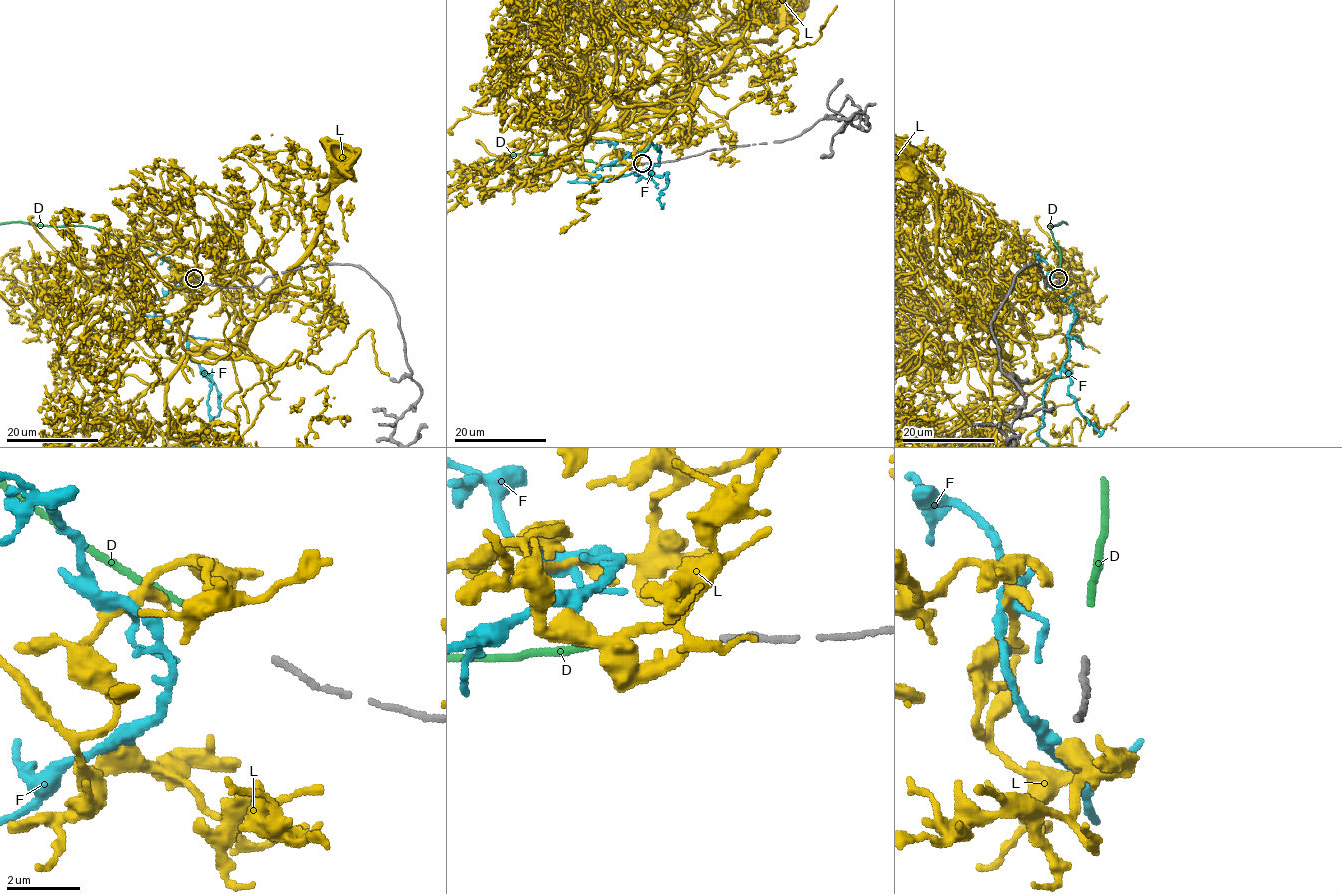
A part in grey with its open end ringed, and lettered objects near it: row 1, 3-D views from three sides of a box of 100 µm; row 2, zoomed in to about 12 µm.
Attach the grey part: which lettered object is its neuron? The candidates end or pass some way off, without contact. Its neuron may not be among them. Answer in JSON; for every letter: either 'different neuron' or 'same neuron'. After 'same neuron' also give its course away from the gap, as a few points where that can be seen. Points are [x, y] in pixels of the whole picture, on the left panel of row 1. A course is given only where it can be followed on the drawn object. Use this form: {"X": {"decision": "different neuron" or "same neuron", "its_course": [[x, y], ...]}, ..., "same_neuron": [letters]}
{"D": {"decision": "same neuron"}, "F": {"decision": "different neuron"}, "L": {"decision": "different neuron"}, "same_neuron": ["D"]}

